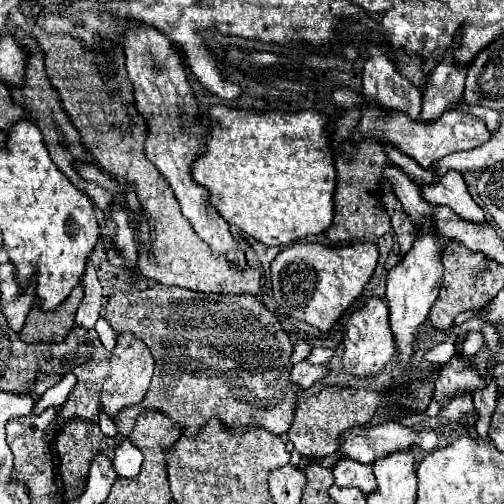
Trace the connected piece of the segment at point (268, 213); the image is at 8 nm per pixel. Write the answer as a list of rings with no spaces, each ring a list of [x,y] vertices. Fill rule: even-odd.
[[[216,106],[210,108],[210,120],[212,124],[212,134],[206,140],[206,152],[202,152],[194,162],[192,162],[192,180],[200,186],[204,186],[210,192],[208,206],[214,208],[230,226],[238,226],[244,234],[268,244],[268,246],[288,246],[290,242],[296,242],[304,236],[310,234],[320,234],[332,224],[334,216],[334,186],[336,186],[336,170],[334,170],[334,160],[332,152],[328,146],[328,134],[326,134],[326,124],[330,122],[328,114],[322,112],[310,112],[310,110],[300,110],[300,112],[256,112],[256,110],[240,110],[240,108],[228,108],[228,106]]]

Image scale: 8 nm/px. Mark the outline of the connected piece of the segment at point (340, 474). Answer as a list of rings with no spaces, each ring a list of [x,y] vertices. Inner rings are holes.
[[[340,458],[340,460],[336,460],[336,464],[332,468],[332,474],[334,474],[334,484],[336,486],[344,486],[344,488],[356,486],[364,494],[370,494],[370,492],[376,490],[372,464],[360,464],[352,458]]]

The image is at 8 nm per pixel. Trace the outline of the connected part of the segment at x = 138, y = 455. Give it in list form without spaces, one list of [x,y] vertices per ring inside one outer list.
[[[124,440],[116,448],[114,456],[116,474],[122,478],[134,478],[140,472],[140,466],[142,466],[142,452],[136,446],[132,446],[130,440]]]

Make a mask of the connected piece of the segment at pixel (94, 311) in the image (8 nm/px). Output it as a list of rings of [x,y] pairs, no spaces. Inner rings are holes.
[[[92,260],[86,262],[86,272],[84,272],[84,300],[76,312],[76,326],[82,328],[94,328],[96,320],[100,318],[100,308],[102,308],[102,286],[96,276],[96,268]]]

